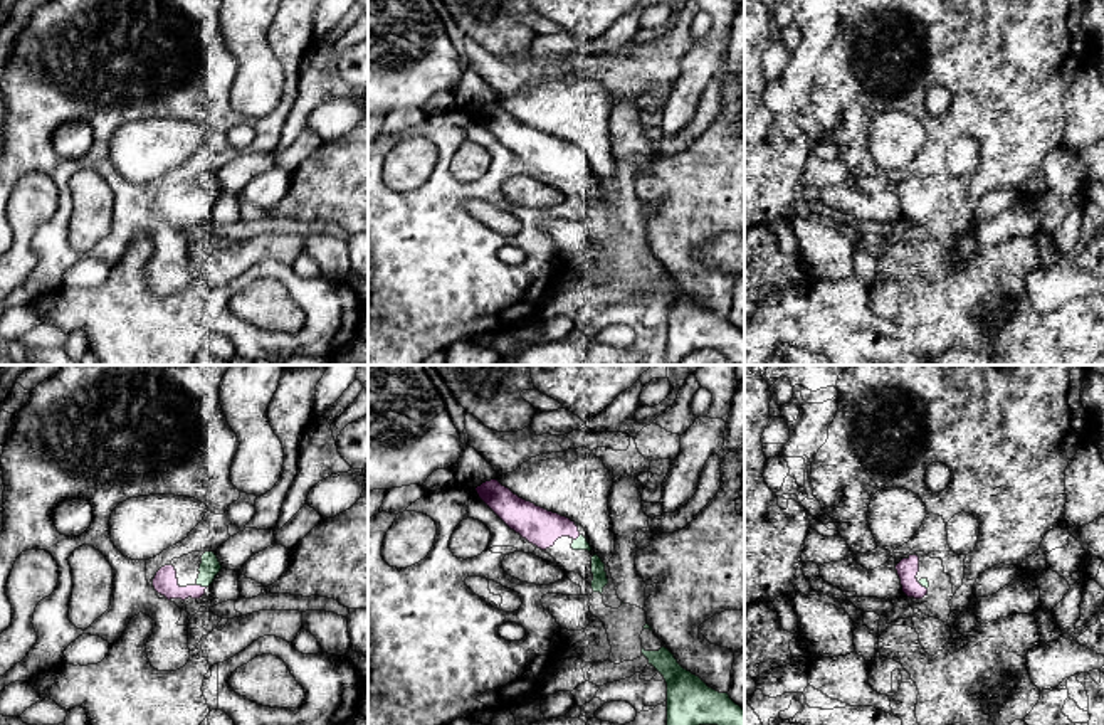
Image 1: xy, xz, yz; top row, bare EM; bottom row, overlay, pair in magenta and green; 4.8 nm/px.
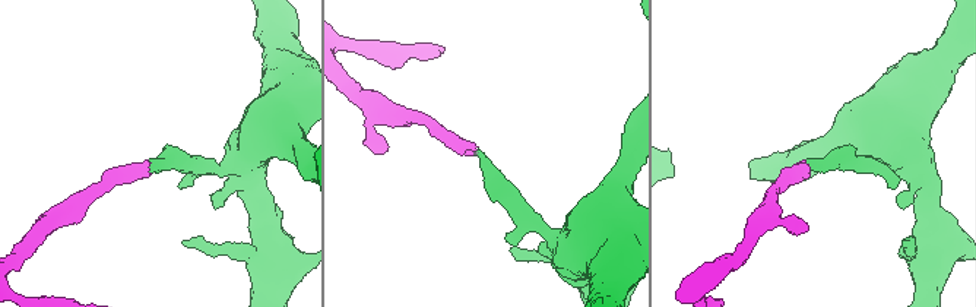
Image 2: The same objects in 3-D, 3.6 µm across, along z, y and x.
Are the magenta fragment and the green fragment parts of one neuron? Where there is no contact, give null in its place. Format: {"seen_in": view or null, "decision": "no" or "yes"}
{"seen_in": "xy", "decision": "yes"}

